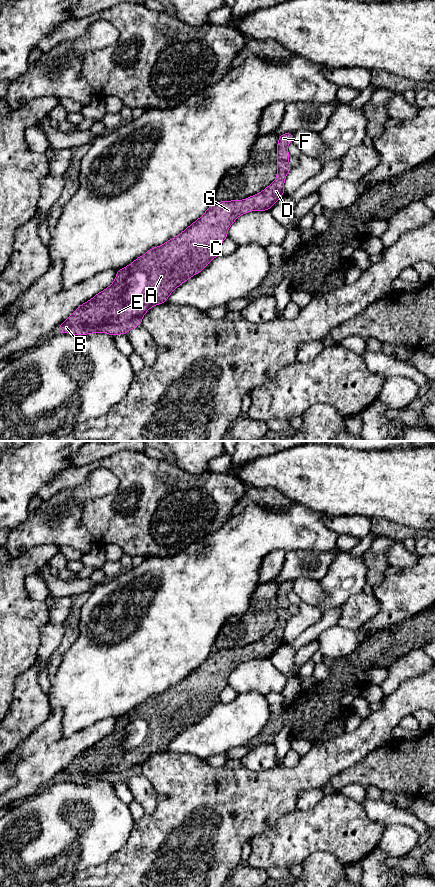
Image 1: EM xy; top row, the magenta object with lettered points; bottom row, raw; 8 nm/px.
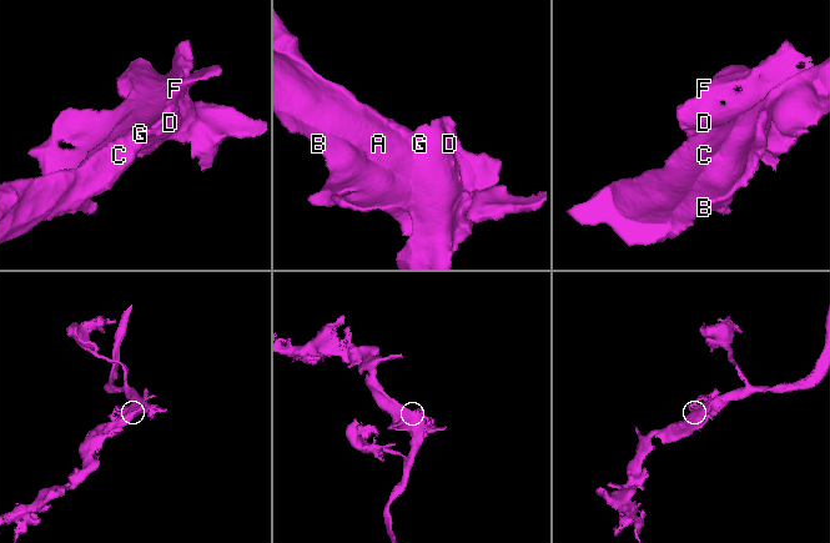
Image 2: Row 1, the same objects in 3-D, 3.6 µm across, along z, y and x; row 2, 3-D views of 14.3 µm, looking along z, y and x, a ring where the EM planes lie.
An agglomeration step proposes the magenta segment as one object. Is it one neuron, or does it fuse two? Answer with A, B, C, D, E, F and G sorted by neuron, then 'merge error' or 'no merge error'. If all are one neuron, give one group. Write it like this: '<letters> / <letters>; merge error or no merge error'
A B C D E F G; no merge error

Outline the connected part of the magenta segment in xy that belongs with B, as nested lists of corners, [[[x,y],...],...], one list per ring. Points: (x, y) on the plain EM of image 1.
[[[293,581],[279,584],[277,626],[268,635],[244,648],[213,649],[206,660],[179,683],[118,718],[114,730],[73,759],[57,779],[116,784],[140,774],[151,755],[165,751],[178,734],[221,702],[219,695],[240,663],[270,658],[285,642],[285,626],[292,616],[287,598],[291,590]]]

